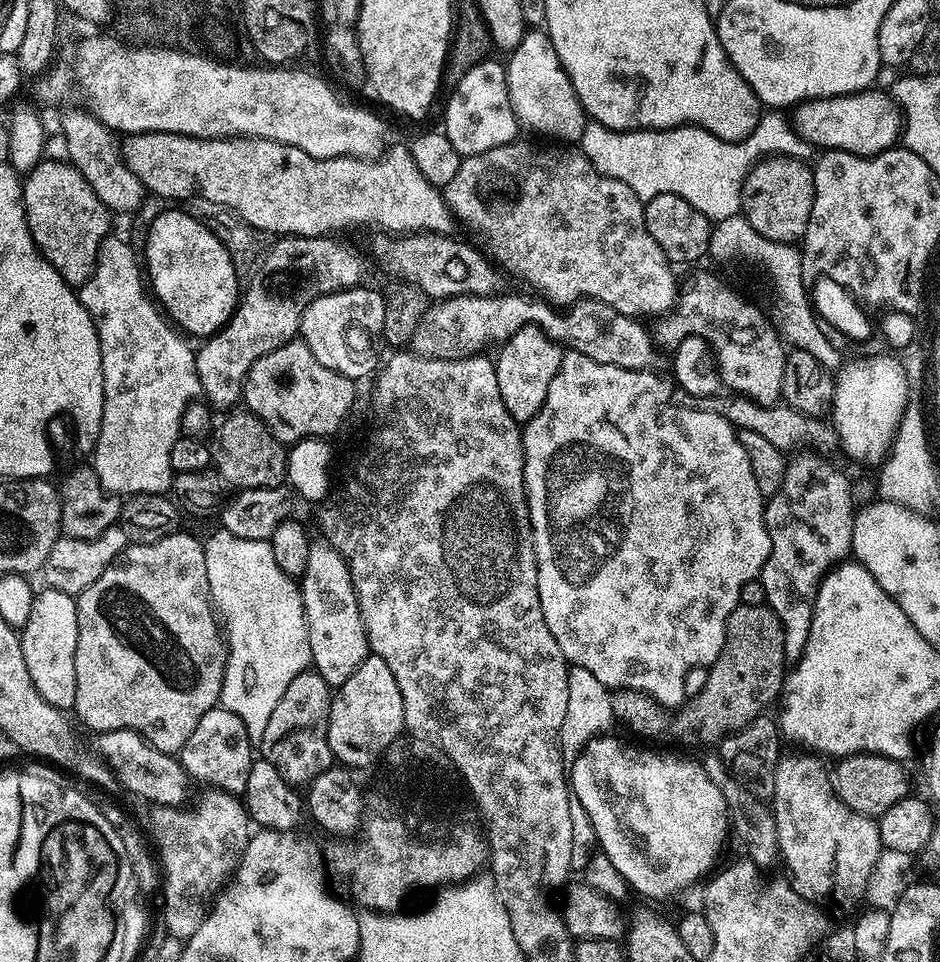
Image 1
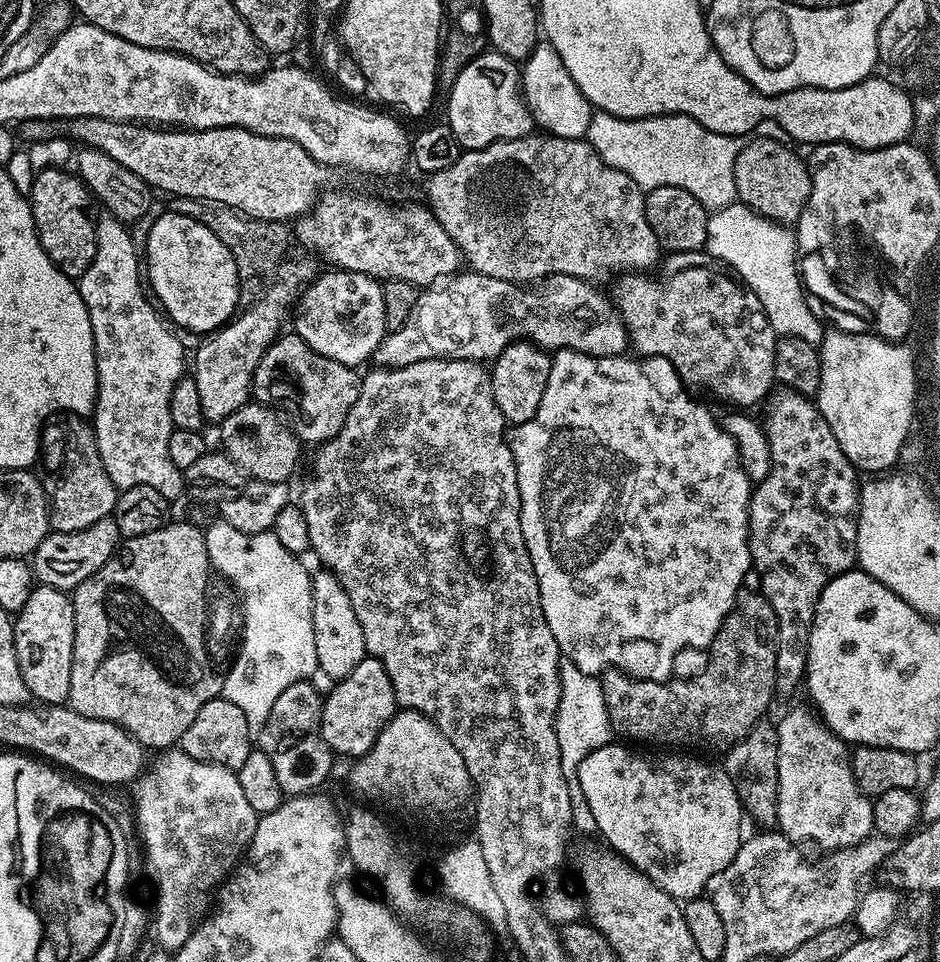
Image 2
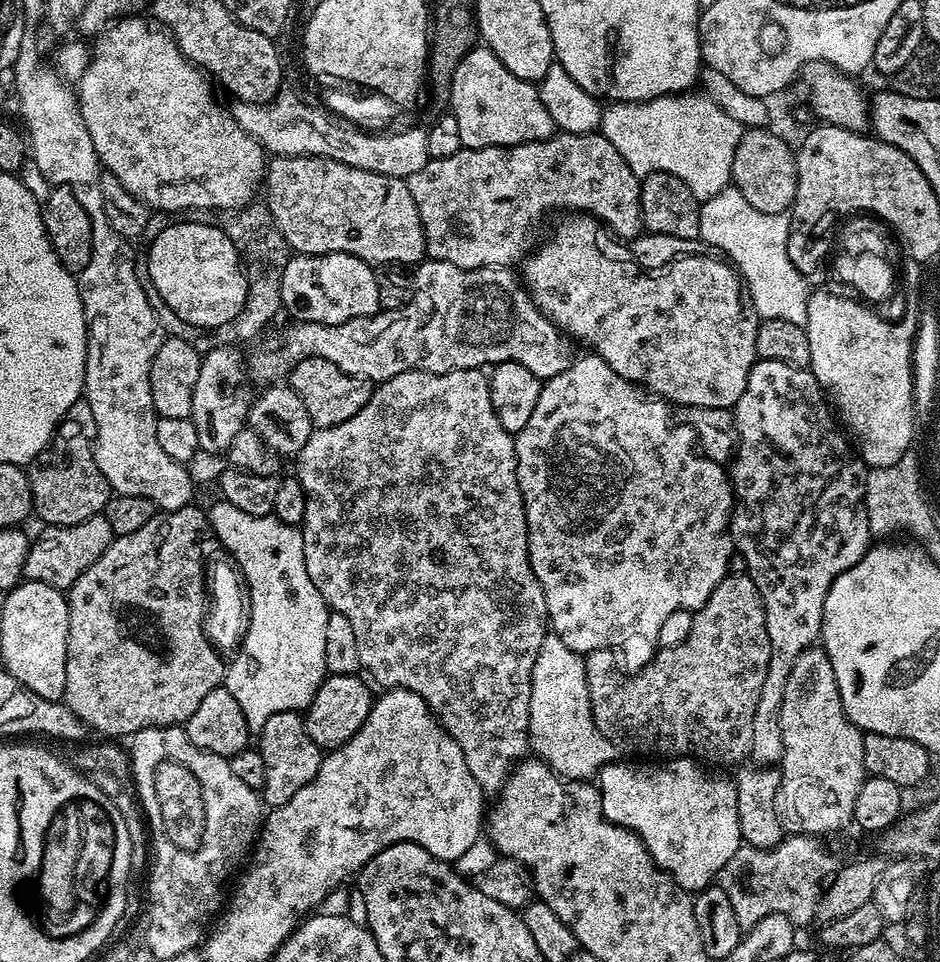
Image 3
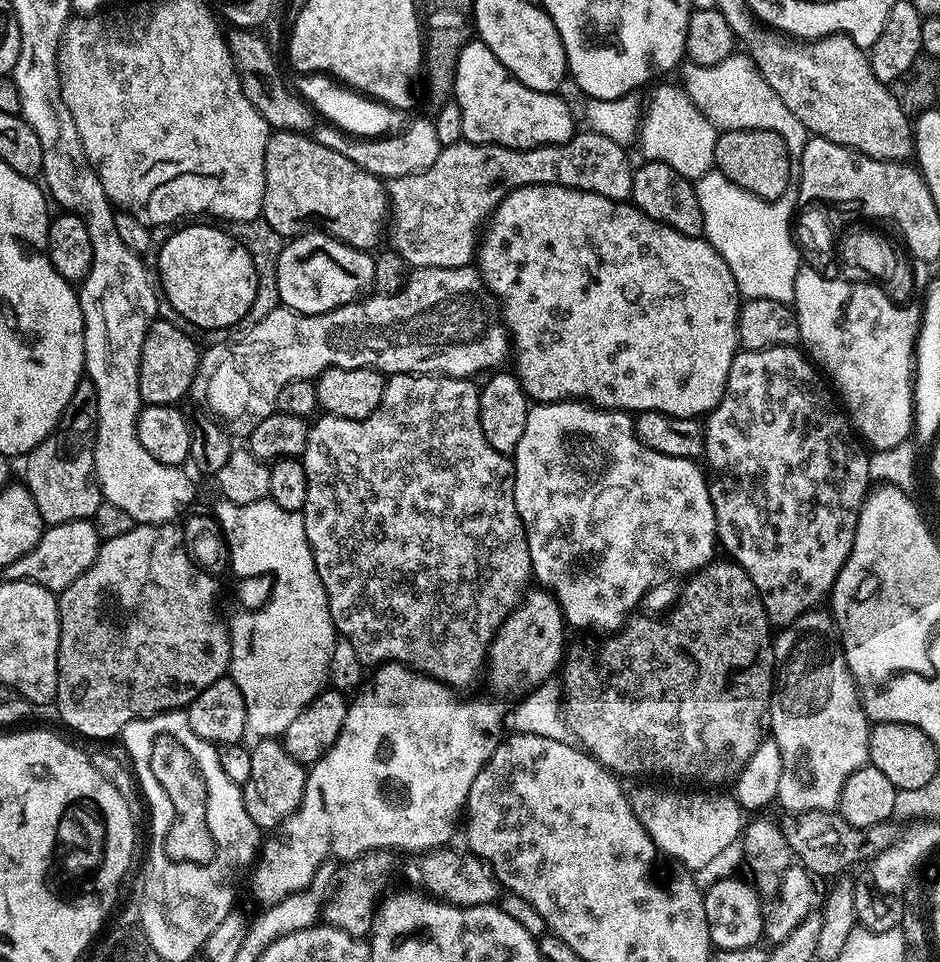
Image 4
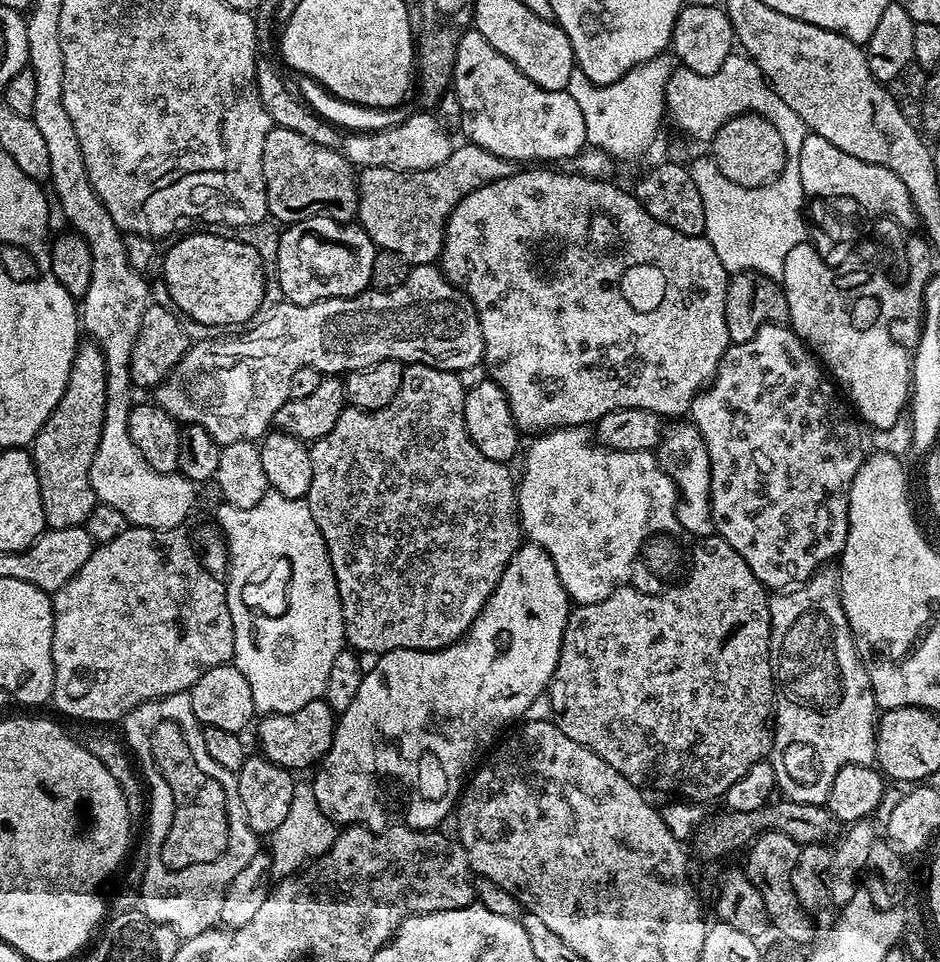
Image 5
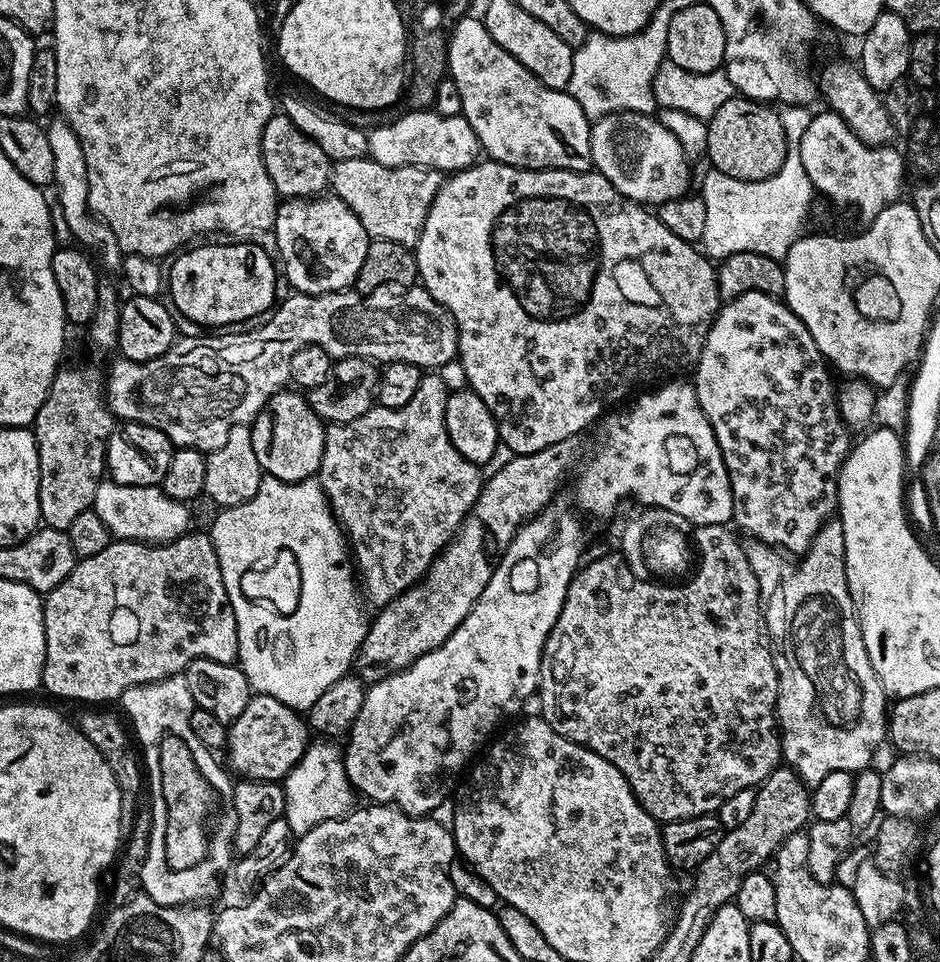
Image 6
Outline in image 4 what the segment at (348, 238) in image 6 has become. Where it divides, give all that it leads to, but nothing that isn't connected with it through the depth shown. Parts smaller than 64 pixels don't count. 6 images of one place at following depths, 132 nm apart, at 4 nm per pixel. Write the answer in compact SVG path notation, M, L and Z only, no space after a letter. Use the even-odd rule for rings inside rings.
M309 230L303 236L293 236L285 243L278 258L280 303L292 312L307 316L357 303L373 287L375 265L371 251L352 248L326 232Z

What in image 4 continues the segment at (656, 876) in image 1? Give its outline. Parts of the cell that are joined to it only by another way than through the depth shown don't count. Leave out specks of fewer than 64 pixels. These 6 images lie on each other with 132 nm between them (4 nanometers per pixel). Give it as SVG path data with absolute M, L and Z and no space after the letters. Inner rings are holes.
M672 788L631 789L632 809L661 853L688 868L704 868L735 839L739 839L744 814L733 795L718 790L675 792Z

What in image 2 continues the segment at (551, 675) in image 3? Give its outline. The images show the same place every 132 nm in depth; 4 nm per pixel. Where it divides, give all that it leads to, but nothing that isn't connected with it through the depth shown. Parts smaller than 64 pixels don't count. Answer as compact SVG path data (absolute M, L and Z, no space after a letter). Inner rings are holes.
M569 660L560 663L561 690L559 708L556 711L555 734L558 738L560 761L563 776L567 778L567 794L570 799L570 810L573 827L588 834L596 832L597 823L585 800L581 783L578 782L577 770L583 758L596 749L611 743L612 731L608 711L605 710L604 687L599 677L586 675L578 670Z

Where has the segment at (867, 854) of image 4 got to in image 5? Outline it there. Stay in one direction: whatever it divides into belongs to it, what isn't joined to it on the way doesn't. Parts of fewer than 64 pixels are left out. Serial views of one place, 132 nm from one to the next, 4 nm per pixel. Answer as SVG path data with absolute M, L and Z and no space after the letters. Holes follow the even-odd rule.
M776 798L767 804L758 806L758 810L746 810L745 812L724 810L721 812L720 820L709 819L701 824L696 829L696 833L692 835L690 852L693 857L701 856L704 860L716 860L719 856L730 855L731 852L743 853L748 845L764 832L786 834L786 838L790 838L798 846L831 841L831 836L835 837L838 832L838 822L832 817L831 810L824 804Z

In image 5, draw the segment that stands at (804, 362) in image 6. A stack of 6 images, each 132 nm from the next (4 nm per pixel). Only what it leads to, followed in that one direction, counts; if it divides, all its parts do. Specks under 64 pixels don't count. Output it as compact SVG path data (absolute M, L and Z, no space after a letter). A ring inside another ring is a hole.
M767 324L762 326L762 330L758 330L758 334L754 334L754 338L750 338L750 342L729 343L716 371L716 377L694 398L690 420L702 434L706 450L710 454L710 498L715 535L730 542L730 546L734 546L734 550L742 554L742 562L746 562L746 566L754 570L754 578L758 578L760 584L769 590L787 589L793 582L808 580L815 572L839 557L846 546L850 486L854 482L854 474L858 474L858 470L864 465L866 451L864 452L864 444L860 441L860 432L856 429L857 421L850 415L849 405L842 399L837 385L829 379L825 369L817 363L808 345L800 339L797 332L782 324Z

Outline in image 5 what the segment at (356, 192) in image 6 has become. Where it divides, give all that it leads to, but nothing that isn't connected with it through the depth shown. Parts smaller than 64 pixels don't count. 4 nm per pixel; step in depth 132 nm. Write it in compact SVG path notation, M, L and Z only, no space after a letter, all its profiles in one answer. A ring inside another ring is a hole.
M464 142L461 148L460 145L453 147L450 158L446 158L442 166L434 166L430 170L399 172L396 168L382 166L359 169L356 181L360 195L356 211L359 227L375 242L377 249L398 254L409 266L436 264L440 259L440 251L444 248L444 227L458 202L474 190L512 175L513 171L513 161L498 158L498 154L490 154L490 150L482 150L482 146L471 142Z

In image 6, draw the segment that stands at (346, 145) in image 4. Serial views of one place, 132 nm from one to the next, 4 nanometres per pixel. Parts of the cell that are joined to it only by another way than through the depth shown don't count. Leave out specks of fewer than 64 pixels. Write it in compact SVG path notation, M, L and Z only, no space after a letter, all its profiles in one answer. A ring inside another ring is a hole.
M408 110L405 113L405 116L397 115L388 124L379 124L368 132L368 156L382 166L397 168L414 164L418 168L437 168L442 174L451 174L461 172L481 159L482 149L478 142L478 134L474 134L464 115L443 116L435 110Z

